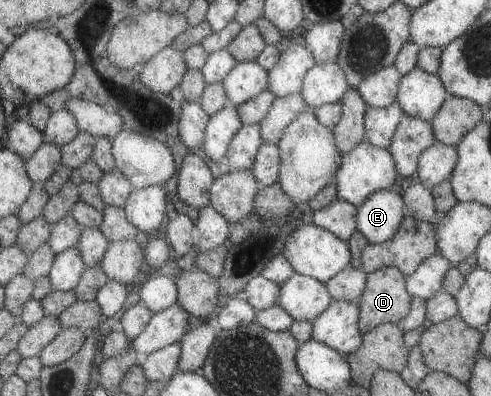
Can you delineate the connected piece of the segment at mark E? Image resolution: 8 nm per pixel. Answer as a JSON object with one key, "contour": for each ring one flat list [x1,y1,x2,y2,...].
{"contour":[[389,189,372,192,356,208,355,228,368,244,389,240,399,230,405,213,401,196]]}

